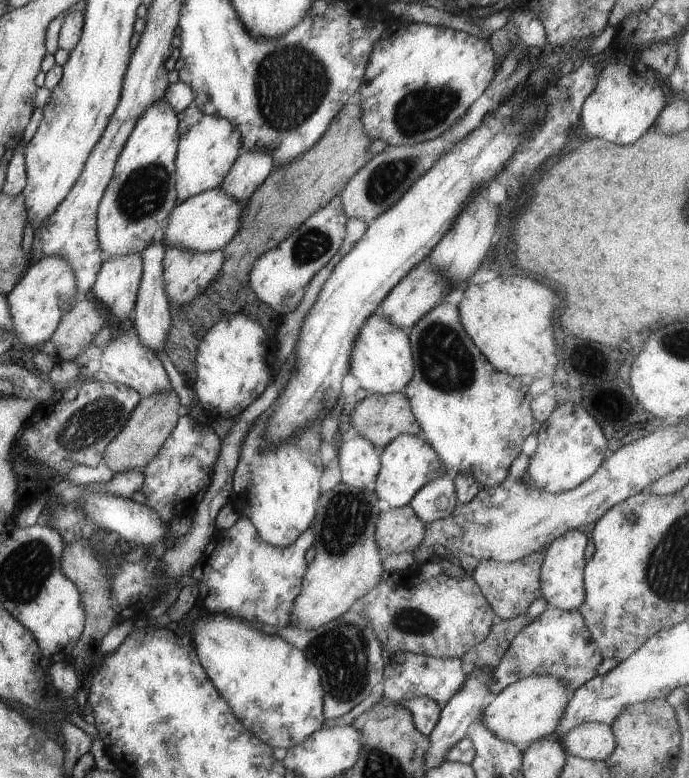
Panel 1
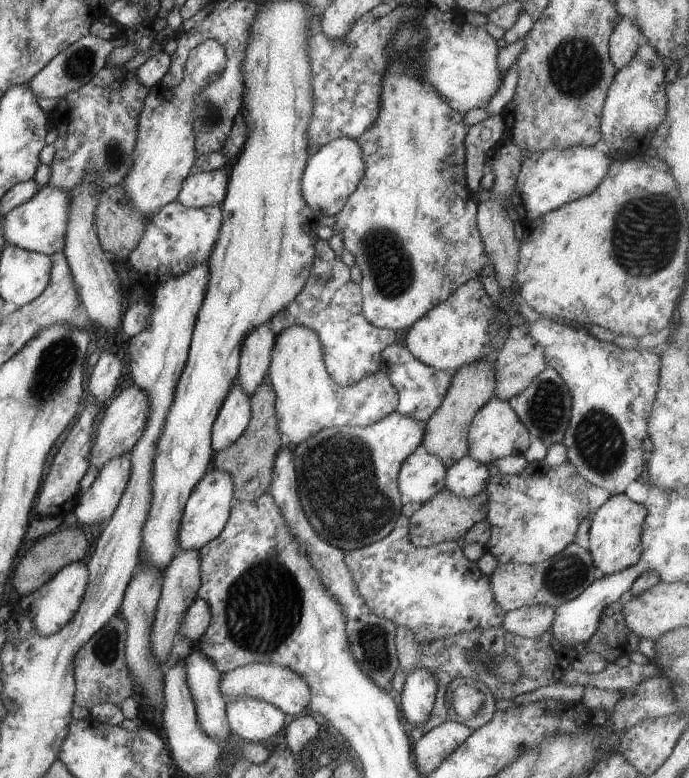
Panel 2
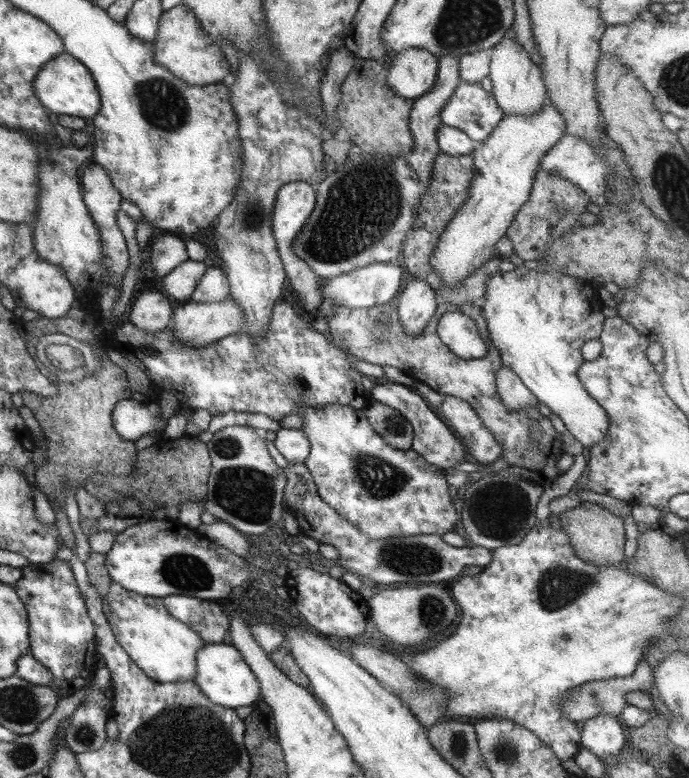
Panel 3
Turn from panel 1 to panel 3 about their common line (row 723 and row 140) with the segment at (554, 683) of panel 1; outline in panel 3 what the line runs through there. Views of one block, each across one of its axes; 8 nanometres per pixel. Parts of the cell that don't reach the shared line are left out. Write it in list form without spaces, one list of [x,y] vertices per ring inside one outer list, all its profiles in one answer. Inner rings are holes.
[[[546,96],[542,111],[532,115],[504,115],[492,134],[474,150],[474,176],[469,198],[455,214],[431,257],[433,270],[442,275],[442,286],[458,286],[490,260],[498,239],[505,236],[516,213],[529,200],[540,160],[564,135],[566,119]]]

